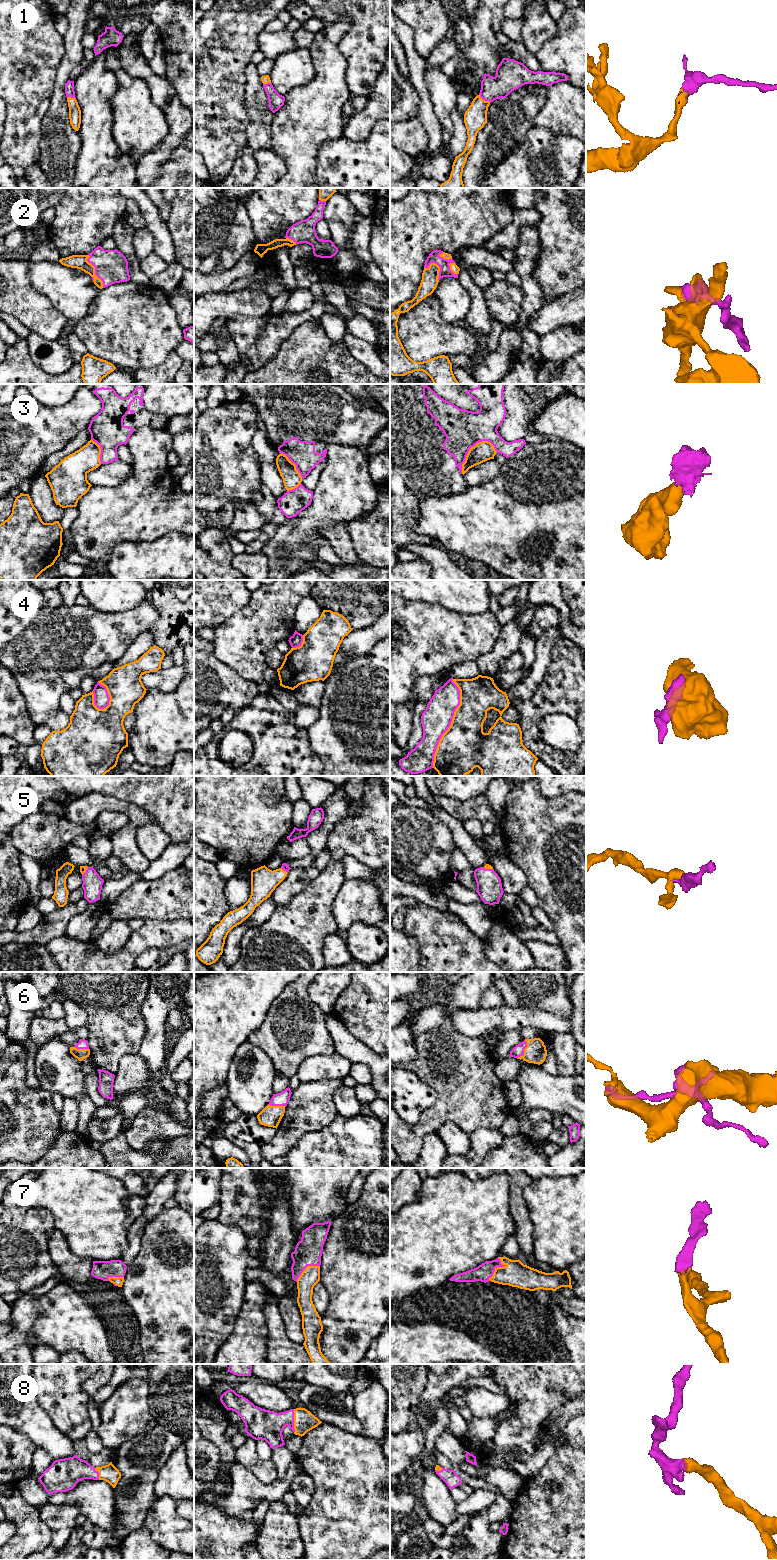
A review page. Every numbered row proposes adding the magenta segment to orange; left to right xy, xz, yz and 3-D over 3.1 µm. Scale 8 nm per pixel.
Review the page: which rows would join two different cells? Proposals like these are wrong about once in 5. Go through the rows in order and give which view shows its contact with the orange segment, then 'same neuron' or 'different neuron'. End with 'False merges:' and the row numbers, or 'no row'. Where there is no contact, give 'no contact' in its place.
1: meets orange in yz; same neuron
2: meets orange in xy; same neuron
3: meets orange in yz; different neuron
4: meets orange in yz; different neuron
5: meets orange in yz; same neuron
6: meets orange in yz; same neuron
7: meets orange in yz; same neuron
8: meets orange in xz; same neuron
False merges: 3, 4

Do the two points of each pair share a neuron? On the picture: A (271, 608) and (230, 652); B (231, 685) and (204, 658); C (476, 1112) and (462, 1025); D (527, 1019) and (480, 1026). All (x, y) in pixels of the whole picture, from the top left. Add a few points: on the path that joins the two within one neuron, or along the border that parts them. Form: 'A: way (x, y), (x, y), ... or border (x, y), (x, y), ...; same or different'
A: way (263, 619), (241, 641); same
B: way (224, 678), (211, 665); same
C: border (450, 1014), (456, 1030), (480, 1037); different
D: way (515, 1019), (492, 1020); same

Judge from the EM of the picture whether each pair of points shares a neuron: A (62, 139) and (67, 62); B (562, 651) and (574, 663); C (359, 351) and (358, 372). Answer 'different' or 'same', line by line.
A: same
B: same
C: different

